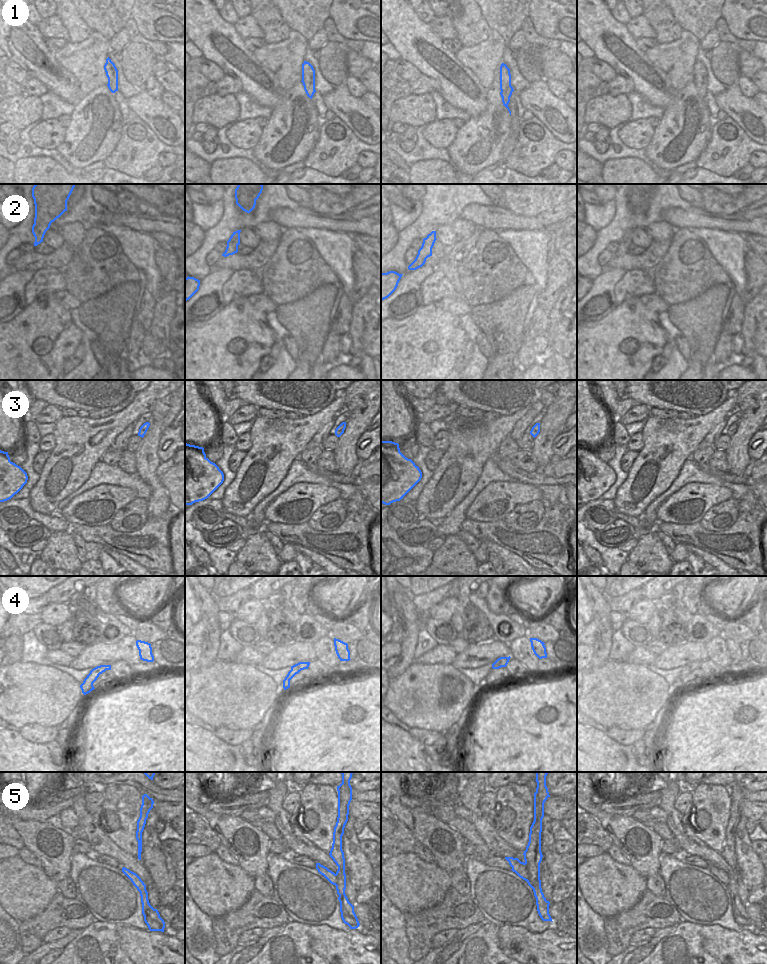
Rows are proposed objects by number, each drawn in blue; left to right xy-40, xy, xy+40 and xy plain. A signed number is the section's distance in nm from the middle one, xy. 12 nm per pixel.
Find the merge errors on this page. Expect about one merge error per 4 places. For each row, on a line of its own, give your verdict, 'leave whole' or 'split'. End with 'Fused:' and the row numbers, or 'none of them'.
1: leave whole
2: leave whole
3: leave whole
4: leave whole
5: split
Fused: 5

